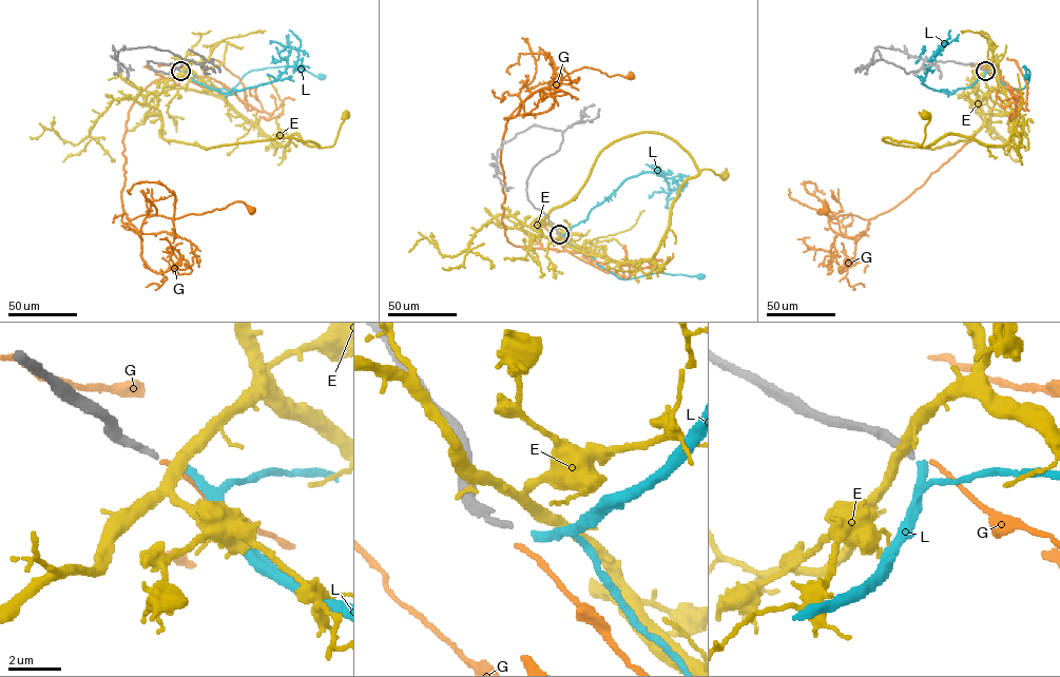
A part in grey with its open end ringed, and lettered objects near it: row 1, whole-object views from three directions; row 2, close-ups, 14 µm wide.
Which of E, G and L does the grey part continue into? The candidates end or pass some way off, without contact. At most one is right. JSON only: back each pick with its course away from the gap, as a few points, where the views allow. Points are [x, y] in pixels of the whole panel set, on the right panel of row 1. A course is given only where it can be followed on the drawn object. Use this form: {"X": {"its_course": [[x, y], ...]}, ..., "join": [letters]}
{"join": []}

